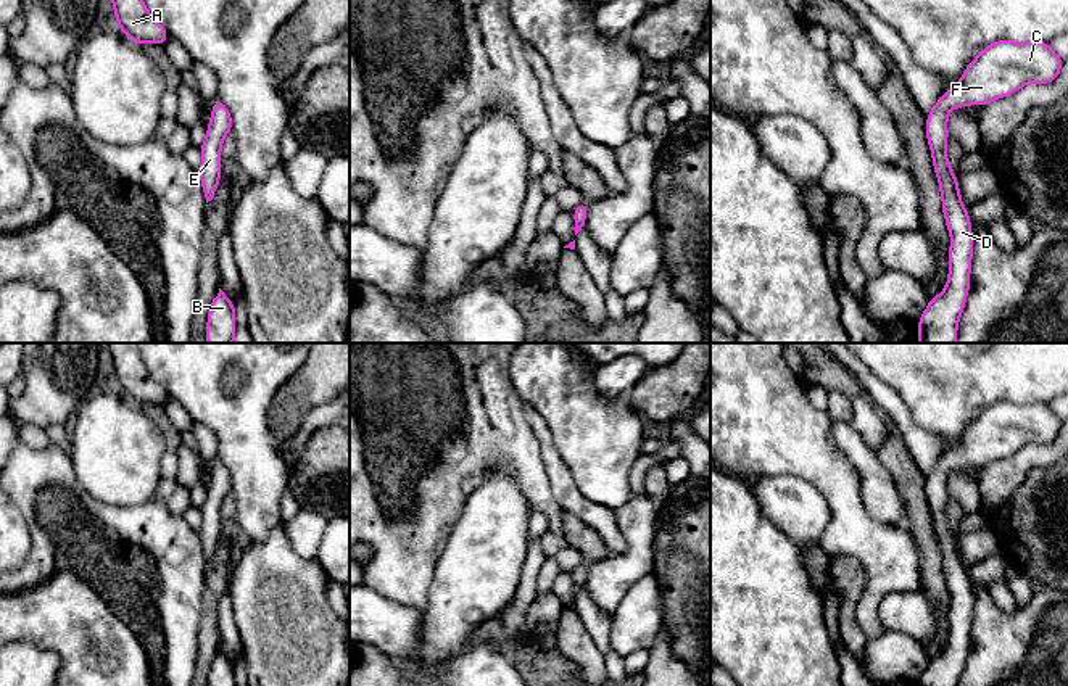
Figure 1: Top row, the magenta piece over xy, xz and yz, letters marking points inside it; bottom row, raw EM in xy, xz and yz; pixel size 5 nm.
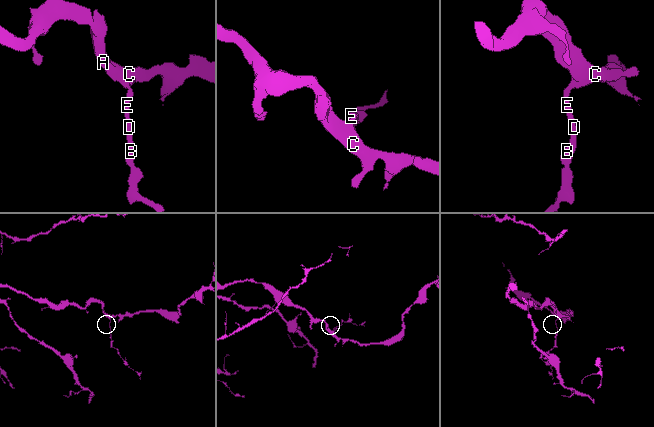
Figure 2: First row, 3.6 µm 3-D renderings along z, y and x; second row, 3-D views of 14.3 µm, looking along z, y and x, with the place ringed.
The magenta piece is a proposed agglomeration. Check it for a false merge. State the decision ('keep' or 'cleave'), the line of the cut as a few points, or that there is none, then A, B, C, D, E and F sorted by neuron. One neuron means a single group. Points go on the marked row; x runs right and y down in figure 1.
keep; cut none; groups A B C D E F

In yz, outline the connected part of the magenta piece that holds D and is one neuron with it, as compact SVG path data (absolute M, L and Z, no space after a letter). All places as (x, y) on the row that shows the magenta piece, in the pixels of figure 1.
M997 40L979 52L967 66L957 85L941 95L926 116L926 137L938 176L942 213L952 238L949 248L949 280L939 296L918 320L918 343L955 343L960 314L970 290L973 232L958 180L946 155L947 114L965 105L986 105L1015 93L1029 82L1050 84L1062 71L1063 60L1049 42Z

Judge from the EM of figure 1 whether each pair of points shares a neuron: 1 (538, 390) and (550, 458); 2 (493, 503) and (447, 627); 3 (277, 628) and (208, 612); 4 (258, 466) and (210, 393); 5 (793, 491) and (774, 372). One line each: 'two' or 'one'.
1: two
2: one
3: two
4: one
5: two

